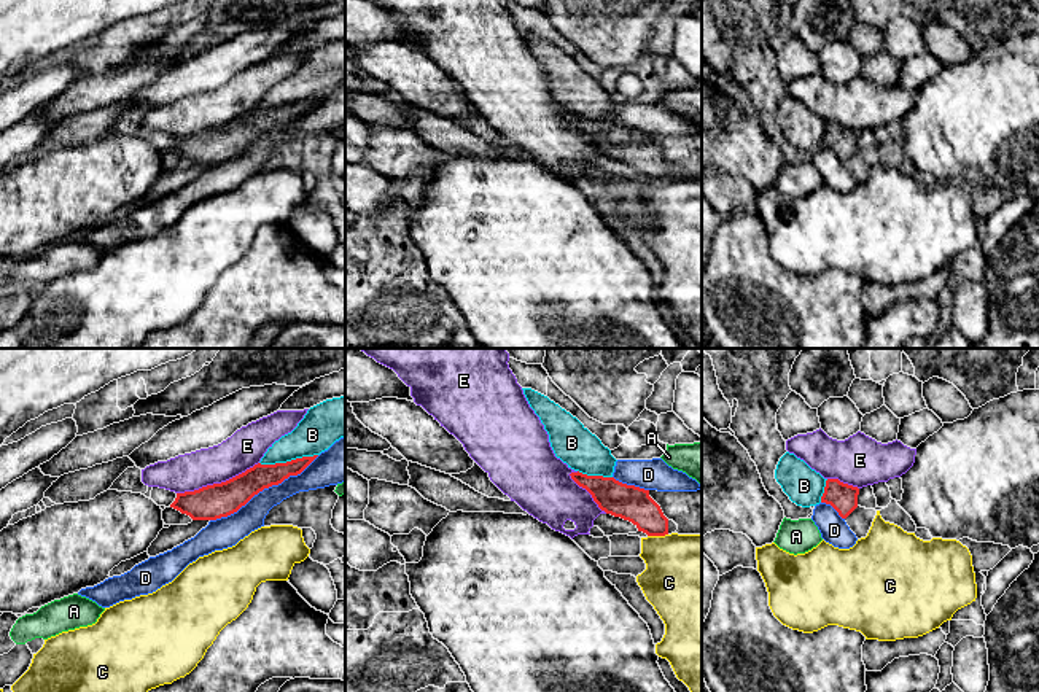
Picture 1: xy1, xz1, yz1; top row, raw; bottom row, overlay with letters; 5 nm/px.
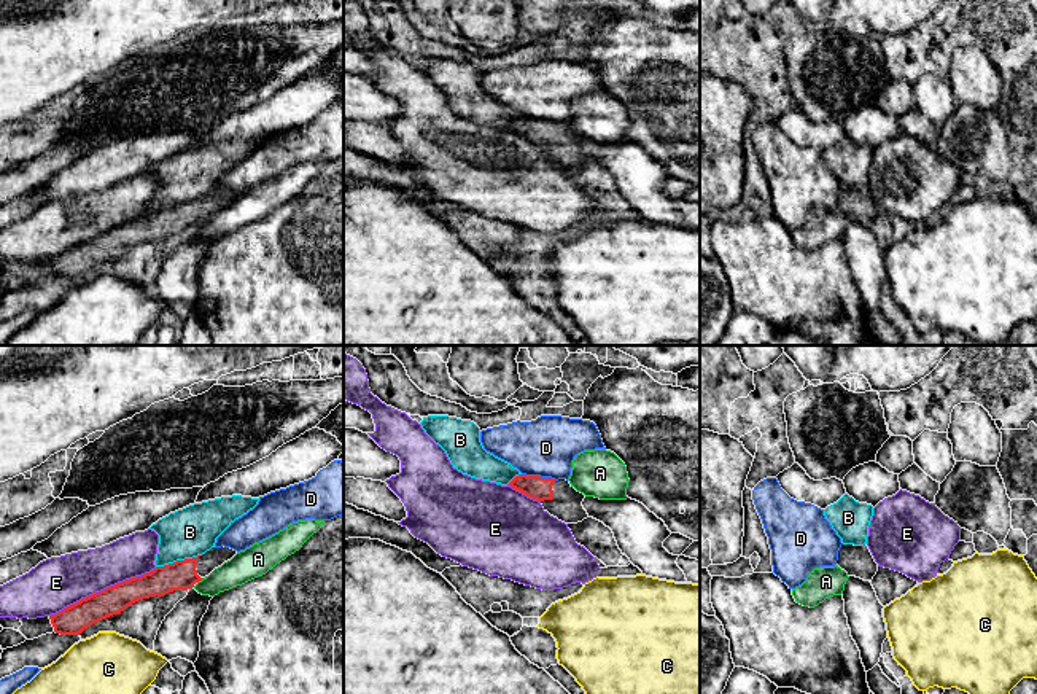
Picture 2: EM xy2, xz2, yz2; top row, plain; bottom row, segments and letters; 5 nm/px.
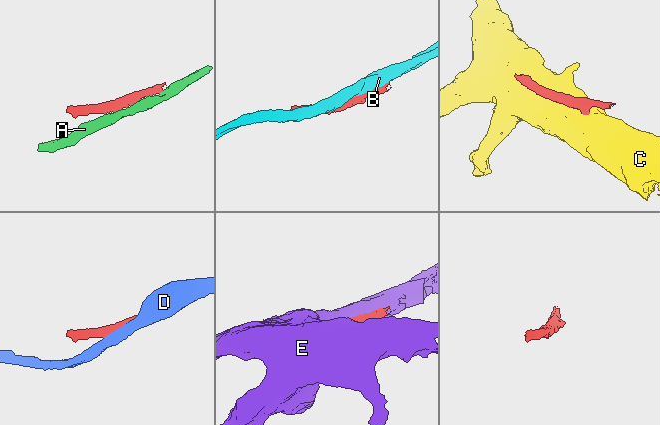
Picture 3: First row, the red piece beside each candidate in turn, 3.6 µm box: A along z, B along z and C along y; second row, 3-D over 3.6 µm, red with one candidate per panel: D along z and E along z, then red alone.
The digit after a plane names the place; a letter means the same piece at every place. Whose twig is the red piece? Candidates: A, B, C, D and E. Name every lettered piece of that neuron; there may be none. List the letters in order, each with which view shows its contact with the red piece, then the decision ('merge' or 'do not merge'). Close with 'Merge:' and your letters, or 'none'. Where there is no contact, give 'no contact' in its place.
A: xy2 | do not merge
B: xy1 | do not merge
C: xz1 | do not merge
D: xy1 | do not merge
E: xy2 | do not merge
Merge: none

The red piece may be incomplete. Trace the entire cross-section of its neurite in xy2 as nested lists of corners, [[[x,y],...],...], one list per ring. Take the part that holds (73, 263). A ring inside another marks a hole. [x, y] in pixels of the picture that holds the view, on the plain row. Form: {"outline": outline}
{"outline": [[[212,191],[202,199],[156,210],[150,216],[110,229],[51,258],[49,263],[54,275],[60,279],[80,279],[89,269],[119,258],[138,244],[191,232],[235,197],[237,194],[231,191]]]}

